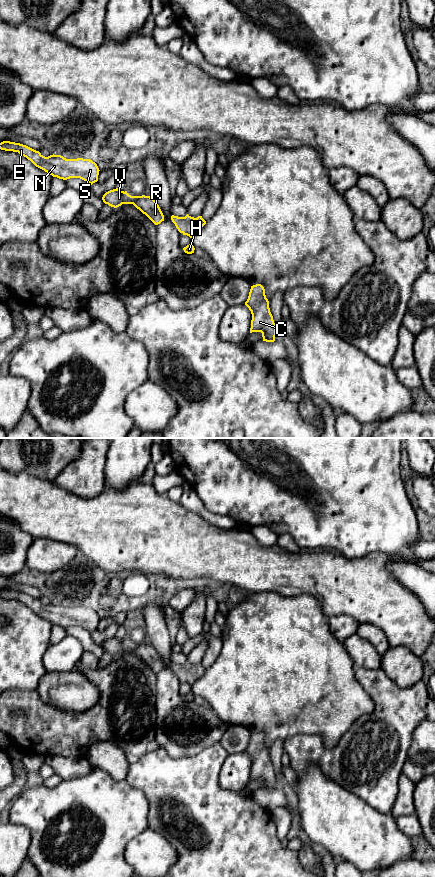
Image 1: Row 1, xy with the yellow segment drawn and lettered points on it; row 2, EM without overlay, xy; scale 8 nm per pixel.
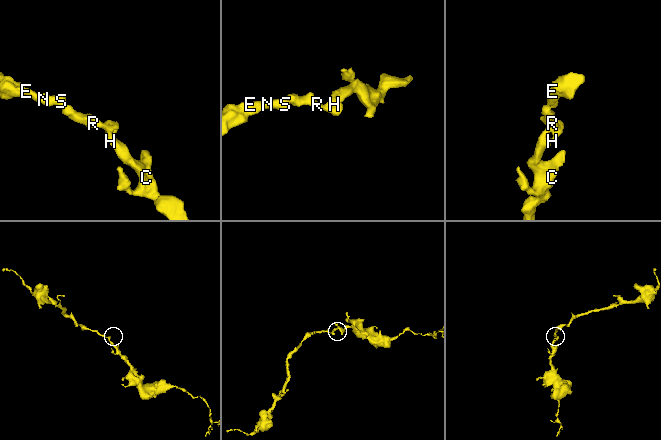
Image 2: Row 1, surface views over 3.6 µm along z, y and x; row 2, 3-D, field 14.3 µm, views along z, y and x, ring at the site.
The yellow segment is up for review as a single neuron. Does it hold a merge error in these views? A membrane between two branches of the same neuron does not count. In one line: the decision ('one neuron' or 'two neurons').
one neuron

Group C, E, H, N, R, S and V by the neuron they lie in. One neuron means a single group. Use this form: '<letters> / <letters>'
C E H N R S V

